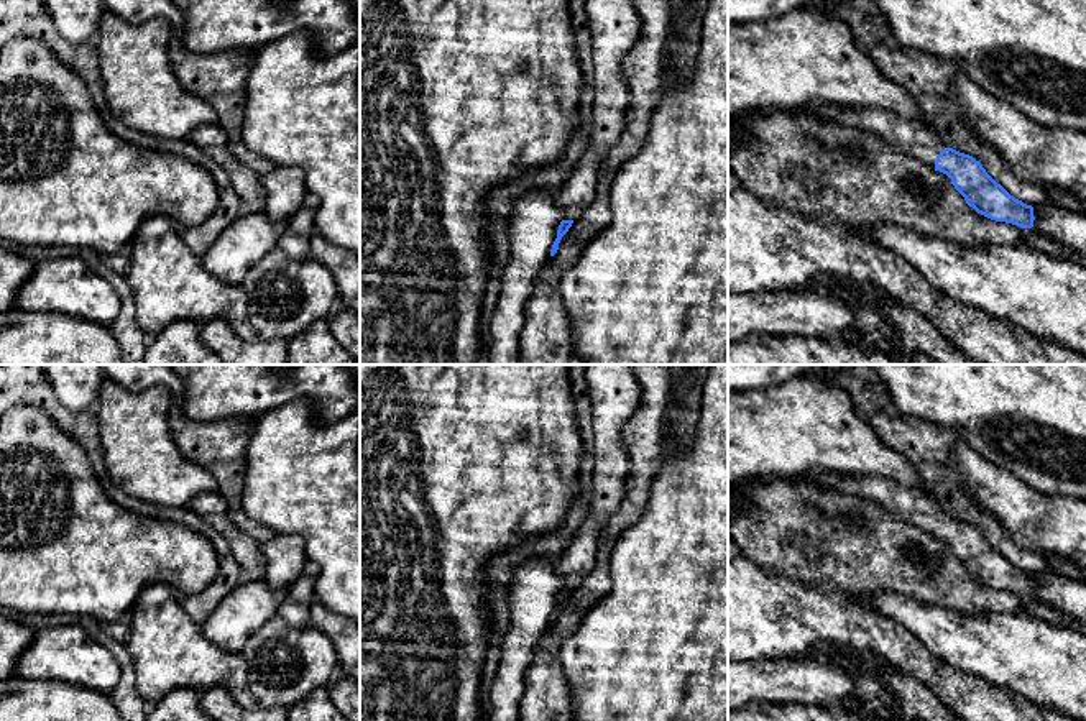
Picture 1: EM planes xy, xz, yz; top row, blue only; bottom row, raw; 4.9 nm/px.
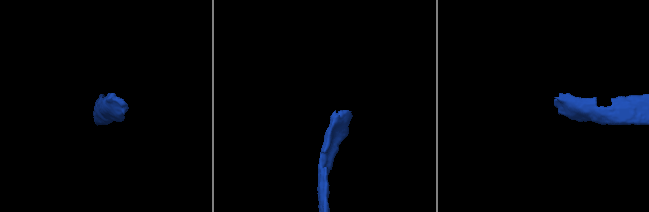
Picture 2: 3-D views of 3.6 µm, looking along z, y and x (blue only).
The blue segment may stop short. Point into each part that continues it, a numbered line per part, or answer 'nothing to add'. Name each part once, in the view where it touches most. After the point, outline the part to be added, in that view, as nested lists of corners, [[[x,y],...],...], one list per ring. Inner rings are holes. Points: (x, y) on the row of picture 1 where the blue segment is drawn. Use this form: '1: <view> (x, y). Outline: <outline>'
1: yz (914, 138). Outline: [[[831,105],[797,107],[797,115],[817,115],[821,120],[835,122],[849,130],[849,133],[872,133],[904,154],[935,166],[936,156],[950,148],[941,136],[920,120],[907,120],[890,110],[863,108],[848,110]]]

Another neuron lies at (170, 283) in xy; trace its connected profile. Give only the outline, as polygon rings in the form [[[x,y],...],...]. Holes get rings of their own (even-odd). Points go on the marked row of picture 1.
[[[156,215],[141,222],[127,253],[130,266],[125,278],[141,332],[153,337],[176,320],[204,325],[222,319],[243,340],[256,337],[243,286],[214,278],[173,220]]]

